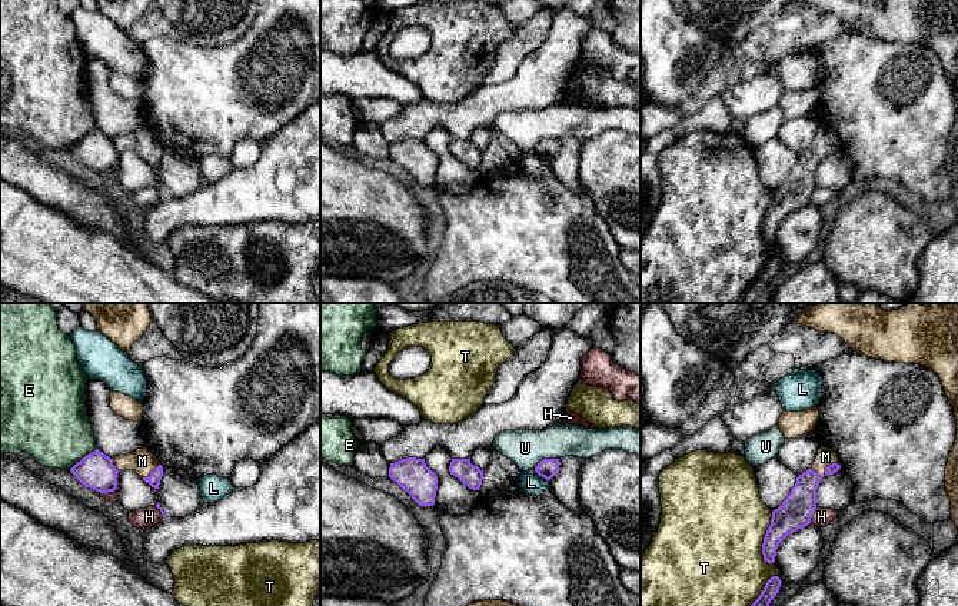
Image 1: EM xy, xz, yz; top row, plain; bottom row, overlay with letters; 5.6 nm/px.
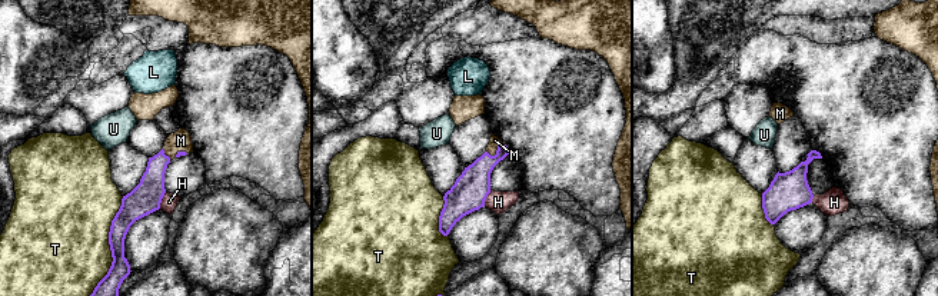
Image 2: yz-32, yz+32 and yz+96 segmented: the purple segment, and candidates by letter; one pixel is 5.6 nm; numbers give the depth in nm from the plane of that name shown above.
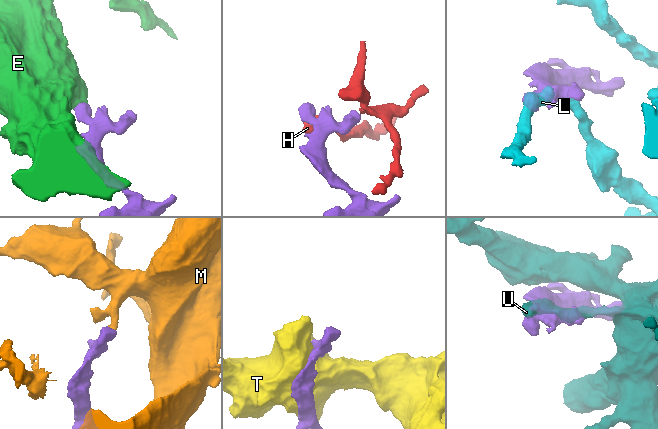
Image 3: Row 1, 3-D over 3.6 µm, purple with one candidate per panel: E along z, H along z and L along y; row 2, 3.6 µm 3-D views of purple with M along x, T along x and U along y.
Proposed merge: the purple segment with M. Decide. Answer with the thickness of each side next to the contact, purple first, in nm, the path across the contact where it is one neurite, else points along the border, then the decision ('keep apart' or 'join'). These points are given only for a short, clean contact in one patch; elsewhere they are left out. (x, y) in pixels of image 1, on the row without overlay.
60 nm thick on the purple side, 100 nm on the other; runs through yz (831, 149), (830, 145), (825, 136); join

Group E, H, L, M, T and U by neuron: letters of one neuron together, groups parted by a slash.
E / H / L / M / T / U

